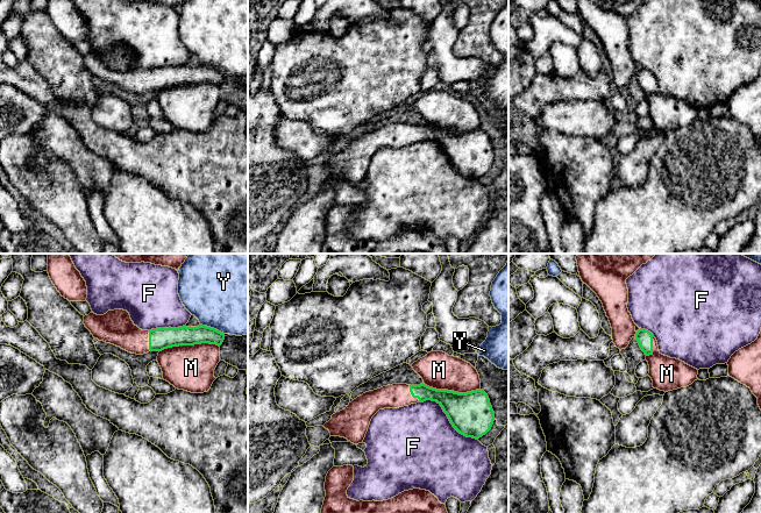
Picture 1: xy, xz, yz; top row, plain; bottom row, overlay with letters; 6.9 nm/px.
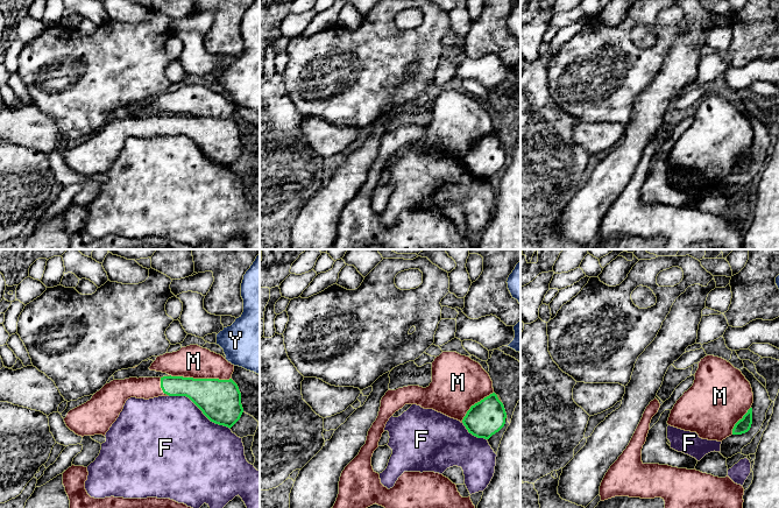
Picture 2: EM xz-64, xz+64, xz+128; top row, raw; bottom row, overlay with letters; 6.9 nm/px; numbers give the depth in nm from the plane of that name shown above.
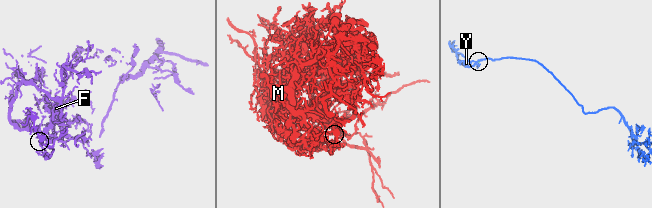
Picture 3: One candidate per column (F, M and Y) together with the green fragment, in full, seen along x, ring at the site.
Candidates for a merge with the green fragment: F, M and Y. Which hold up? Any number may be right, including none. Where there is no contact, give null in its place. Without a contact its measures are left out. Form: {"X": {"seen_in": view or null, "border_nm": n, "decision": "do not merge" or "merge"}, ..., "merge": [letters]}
{"F": {"seen_in": "xz", "border_nm": 480, "decision": "do not merge"}, "M": {"seen_in": "xy", "border_nm": 420, "decision": "merge"}, "Y": {"seen_in": "xy", "border_nm": 180, "decision": "do not merge"}, "merge": ["M"]}

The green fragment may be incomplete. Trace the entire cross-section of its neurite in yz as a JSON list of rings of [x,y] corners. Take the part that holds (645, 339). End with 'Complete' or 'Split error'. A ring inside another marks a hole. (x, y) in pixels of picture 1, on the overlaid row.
[[[577,254],[576,261],[582,282],[603,304],[616,347],[625,349],[635,337],[646,355],[653,387],[668,392],[691,385],[698,379],[698,370],[662,355],[650,332],[641,328],[635,330],[636,325],[627,308],[626,279],[654,256],[655,254]]]. Split error

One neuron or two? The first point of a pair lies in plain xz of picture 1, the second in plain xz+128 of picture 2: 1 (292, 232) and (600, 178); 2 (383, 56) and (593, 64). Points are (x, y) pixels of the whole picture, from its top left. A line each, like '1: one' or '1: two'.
1: one
2: one

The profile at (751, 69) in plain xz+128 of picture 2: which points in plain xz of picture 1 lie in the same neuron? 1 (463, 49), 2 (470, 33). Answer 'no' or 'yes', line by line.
1: no
2: no

